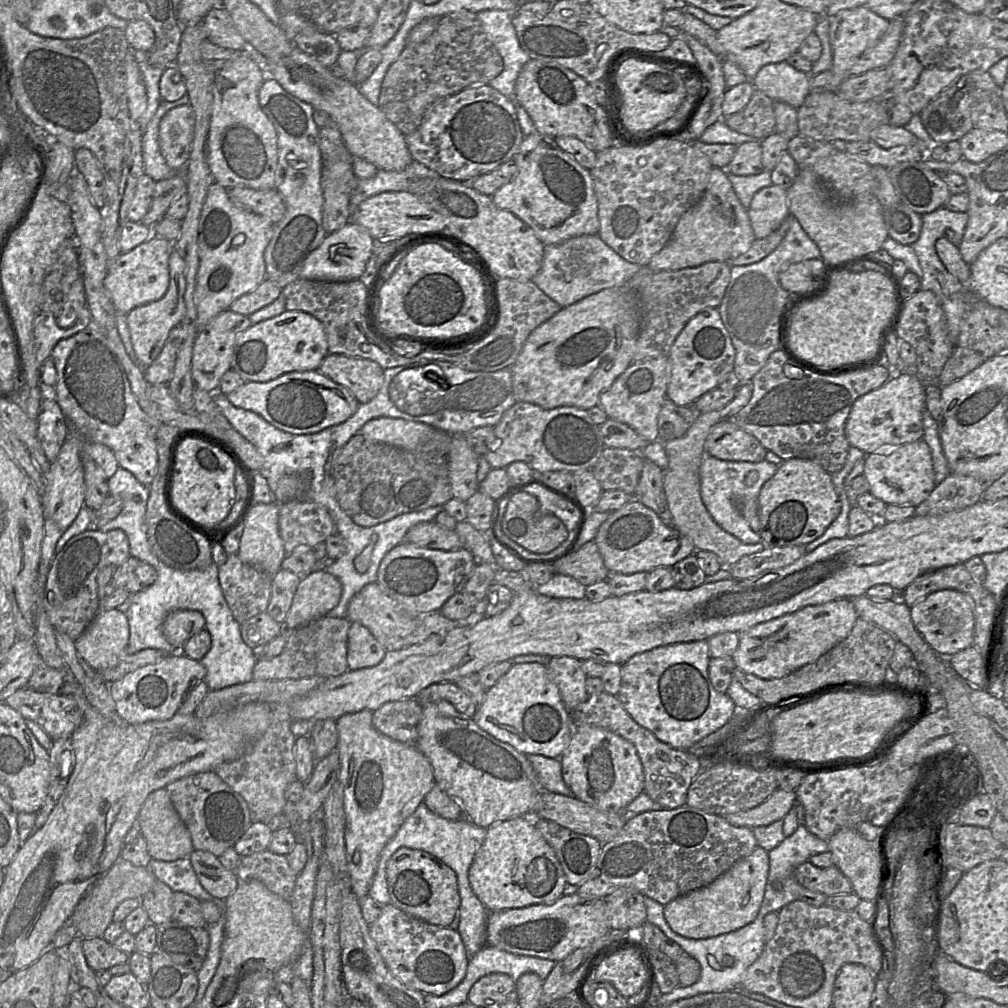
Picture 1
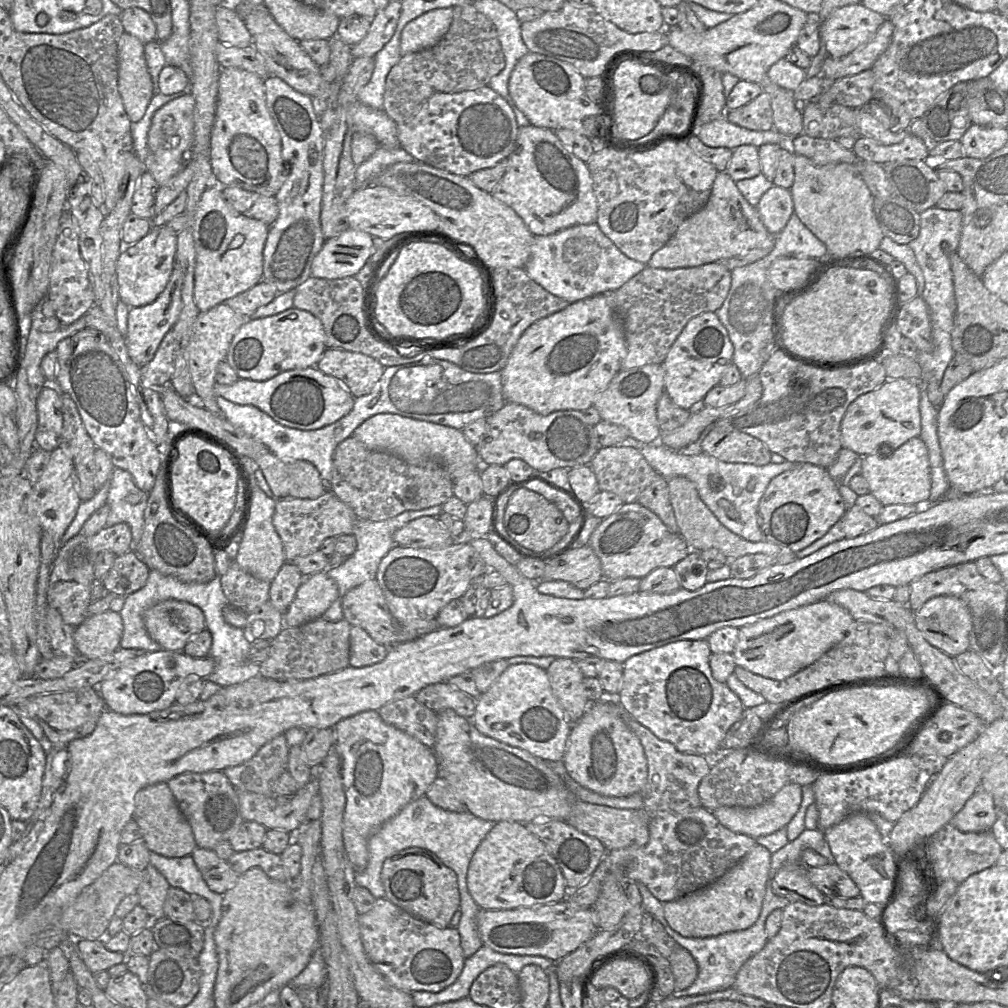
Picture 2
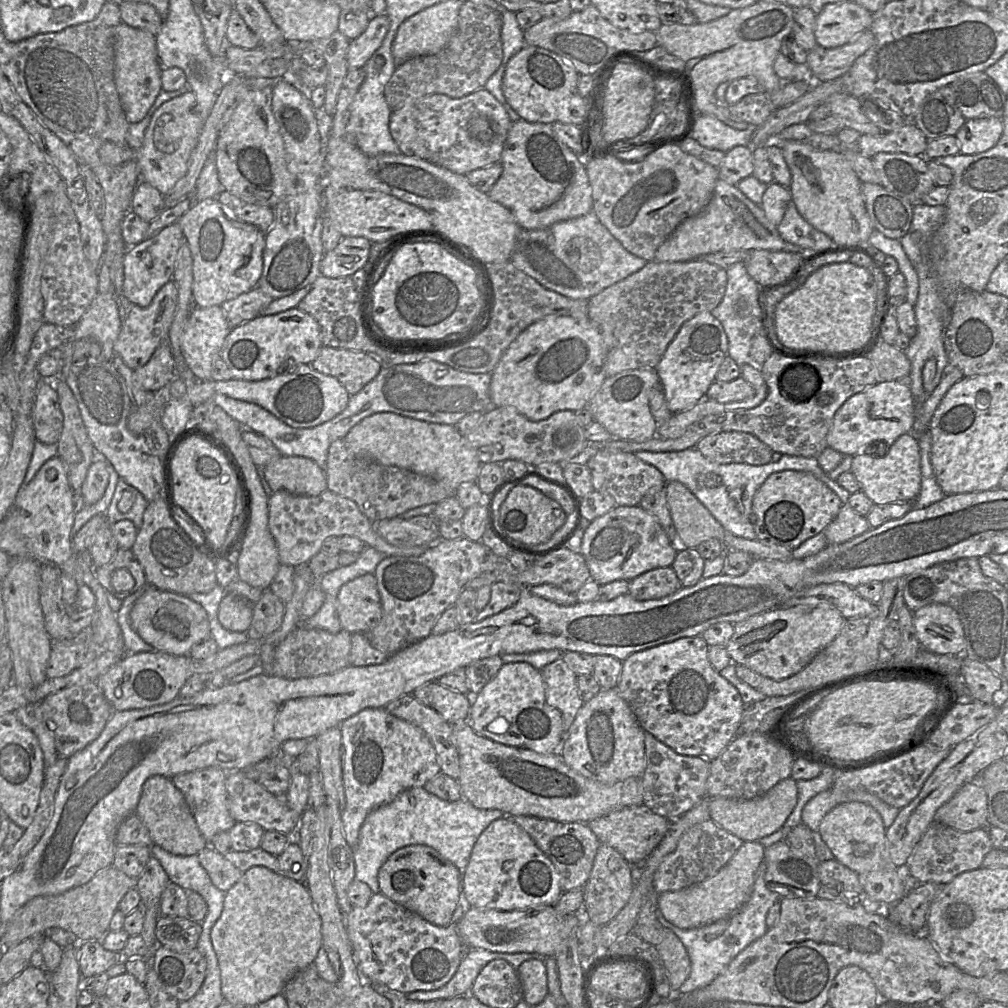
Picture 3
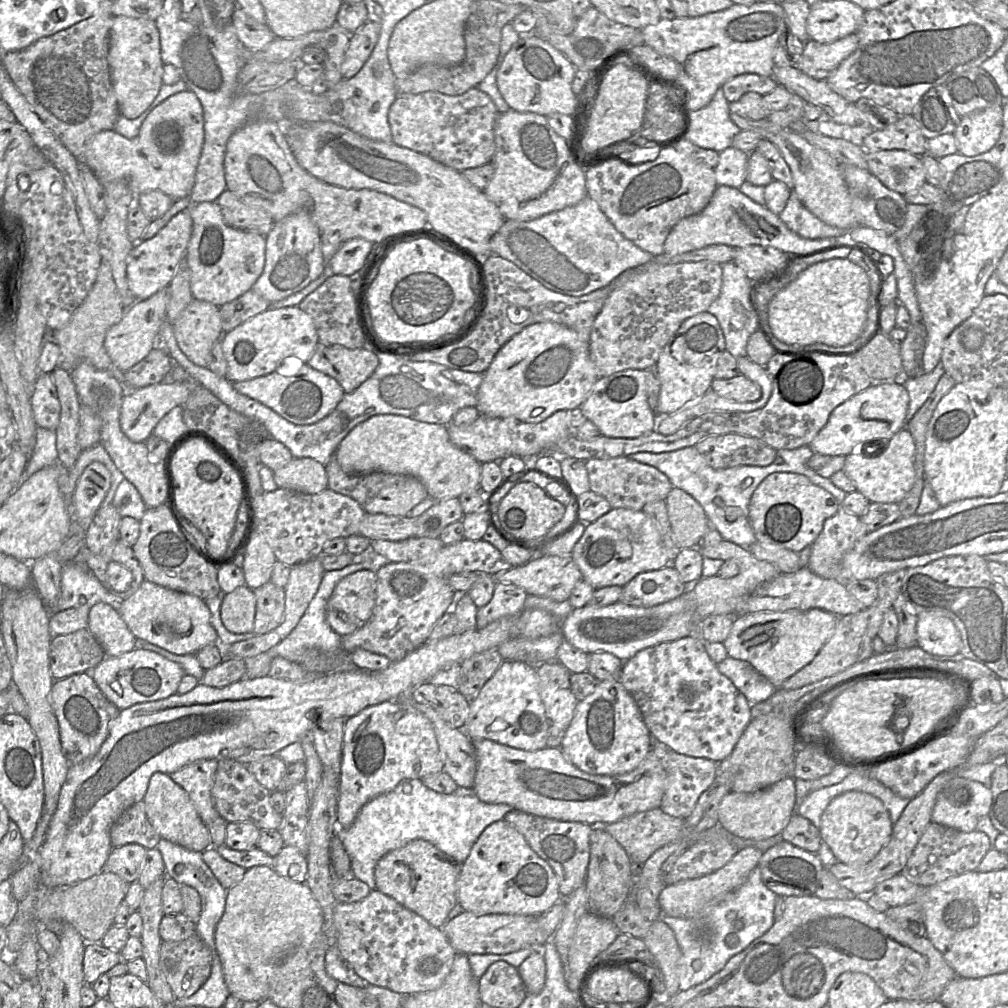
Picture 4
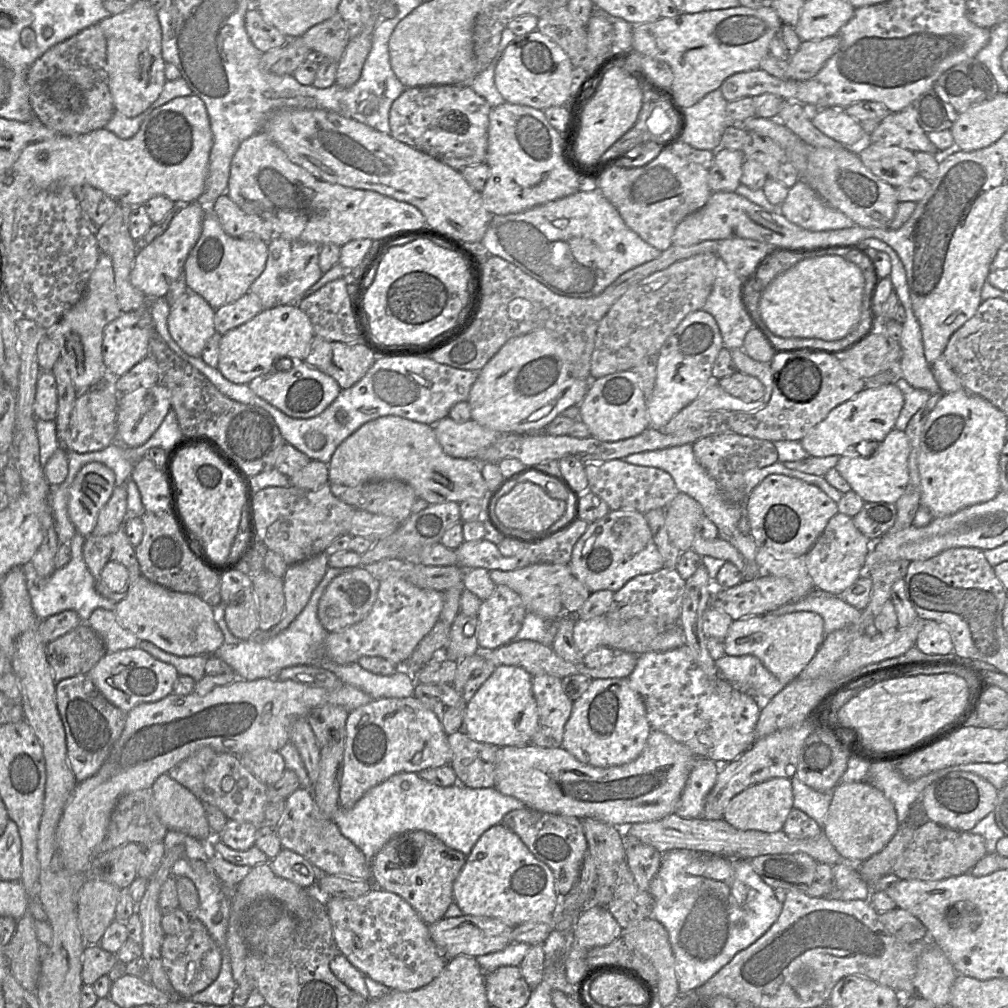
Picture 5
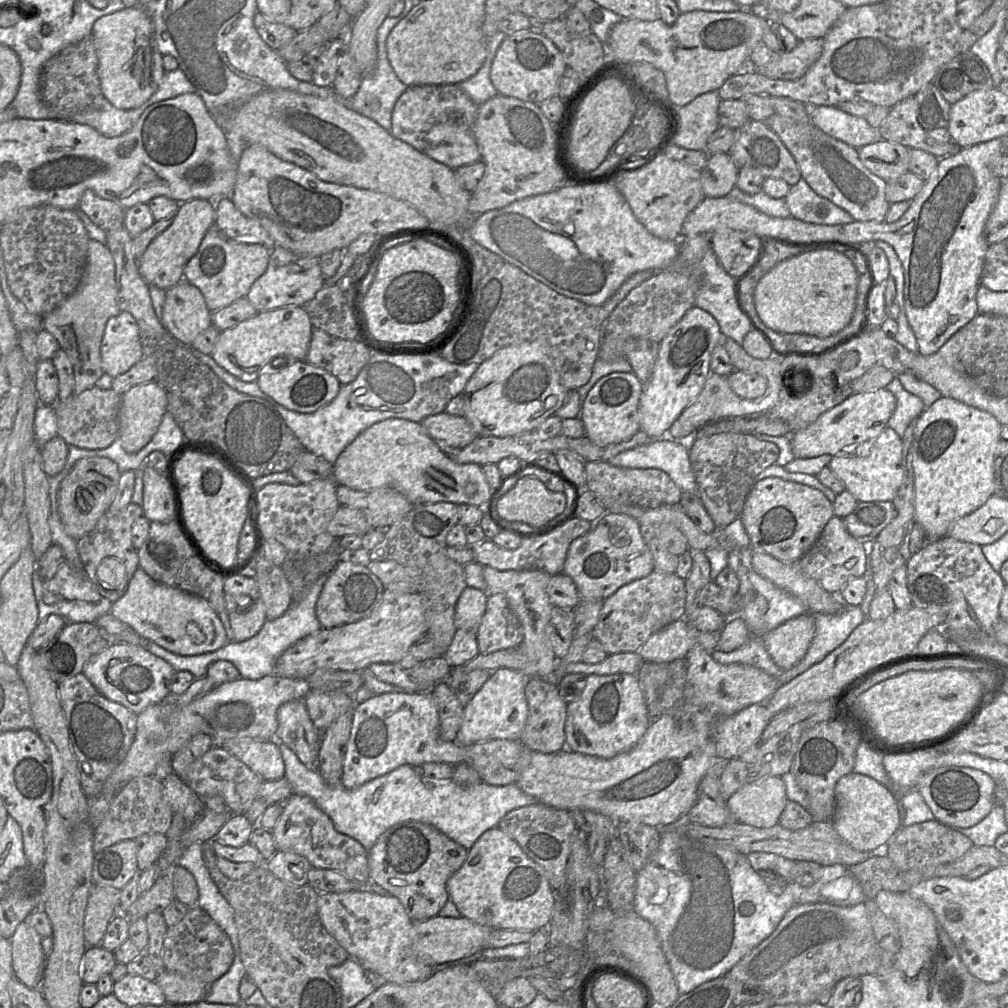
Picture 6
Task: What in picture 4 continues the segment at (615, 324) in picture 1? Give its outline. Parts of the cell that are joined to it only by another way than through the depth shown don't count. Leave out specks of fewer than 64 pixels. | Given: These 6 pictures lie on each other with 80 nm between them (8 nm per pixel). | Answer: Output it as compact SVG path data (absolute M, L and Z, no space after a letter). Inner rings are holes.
M550 321L535 323L522 329L498 351L483 374L476 408L480 415L488 417L513 417L526 423L539 423L559 410L581 407L598 379L596 366L590 357L589 342L581 340L576 331L565 325Z

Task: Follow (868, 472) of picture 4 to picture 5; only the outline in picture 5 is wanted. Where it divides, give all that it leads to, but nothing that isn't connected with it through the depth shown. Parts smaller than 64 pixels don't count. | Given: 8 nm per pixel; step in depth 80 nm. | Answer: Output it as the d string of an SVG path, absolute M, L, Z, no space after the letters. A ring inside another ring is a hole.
M893 429L882 442L873 447L872 457L863 459L859 454L866 452L868 445L860 453L847 451L838 460L835 469L848 482L852 491L857 493L864 502L886 502L895 504L903 495L909 482L908 459L910 444L905 431Z

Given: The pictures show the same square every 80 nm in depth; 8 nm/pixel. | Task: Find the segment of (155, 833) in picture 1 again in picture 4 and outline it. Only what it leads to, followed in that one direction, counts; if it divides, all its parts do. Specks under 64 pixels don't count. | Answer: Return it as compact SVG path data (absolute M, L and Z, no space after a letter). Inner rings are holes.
M156 772L151 776L143 802L148 820L161 839L196 852L212 846L209 828L199 817L188 793L168 774Z

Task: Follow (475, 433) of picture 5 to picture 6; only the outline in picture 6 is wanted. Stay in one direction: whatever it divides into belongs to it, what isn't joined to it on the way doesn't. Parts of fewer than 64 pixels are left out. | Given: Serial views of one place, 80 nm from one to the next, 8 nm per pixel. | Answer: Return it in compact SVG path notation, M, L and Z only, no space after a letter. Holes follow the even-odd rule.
M447 412L430 415L421 425L437 446L446 454L457 452L477 438L464 416Z

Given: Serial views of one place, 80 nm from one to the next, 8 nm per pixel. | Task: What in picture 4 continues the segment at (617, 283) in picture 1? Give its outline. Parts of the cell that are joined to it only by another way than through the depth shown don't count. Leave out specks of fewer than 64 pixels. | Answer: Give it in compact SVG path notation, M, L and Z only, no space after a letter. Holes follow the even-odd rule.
M589 196L573 206L530 221L505 219L490 240L490 252L511 261L547 289L575 297L606 287L624 271L643 265L654 257L625 238Z

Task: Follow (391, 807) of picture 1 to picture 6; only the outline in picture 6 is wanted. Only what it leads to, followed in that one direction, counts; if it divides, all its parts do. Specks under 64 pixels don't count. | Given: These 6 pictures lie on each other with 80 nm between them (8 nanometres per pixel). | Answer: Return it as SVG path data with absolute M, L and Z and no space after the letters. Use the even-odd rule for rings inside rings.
M398 691L374 695L368 700L356 704L352 716L352 727L346 746L341 778L341 785L346 789L359 787L403 764L408 764L412 767L428 762L456 765L465 760L465 746L460 745L457 740L448 742L440 738L440 720L437 704L430 692Z

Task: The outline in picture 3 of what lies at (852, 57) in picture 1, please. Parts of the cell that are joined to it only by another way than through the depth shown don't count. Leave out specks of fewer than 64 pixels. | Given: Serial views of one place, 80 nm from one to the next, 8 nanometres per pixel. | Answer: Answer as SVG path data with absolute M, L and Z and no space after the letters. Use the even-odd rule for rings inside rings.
M854 1L830 3L816 15L816 42L823 48L836 48L870 29L871 24L872 13Z

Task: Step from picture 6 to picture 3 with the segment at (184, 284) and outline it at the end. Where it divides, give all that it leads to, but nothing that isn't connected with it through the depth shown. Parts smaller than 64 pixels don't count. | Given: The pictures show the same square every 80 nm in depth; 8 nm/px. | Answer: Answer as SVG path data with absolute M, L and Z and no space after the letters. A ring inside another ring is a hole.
M222 306L196 307L193 310L182 333L181 351L185 365L196 378L213 380L213 363L221 357L230 331Z

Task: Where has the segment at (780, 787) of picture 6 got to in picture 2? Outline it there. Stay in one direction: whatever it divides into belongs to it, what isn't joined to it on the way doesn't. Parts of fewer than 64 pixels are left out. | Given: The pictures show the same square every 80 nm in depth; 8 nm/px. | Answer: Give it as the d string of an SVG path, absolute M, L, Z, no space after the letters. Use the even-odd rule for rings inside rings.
M788 782L760 806L719 807L712 813L729 830L756 839L786 827L797 813L801 800L802 786Z

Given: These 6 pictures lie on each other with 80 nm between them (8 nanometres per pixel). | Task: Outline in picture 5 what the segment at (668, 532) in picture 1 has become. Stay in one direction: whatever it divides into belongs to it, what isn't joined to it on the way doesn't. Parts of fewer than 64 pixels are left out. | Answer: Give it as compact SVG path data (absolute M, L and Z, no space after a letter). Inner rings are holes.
M610 510L596 522L589 523L572 550L569 562L572 574L591 592L617 592L630 579L665 567L643 513L634 510Z

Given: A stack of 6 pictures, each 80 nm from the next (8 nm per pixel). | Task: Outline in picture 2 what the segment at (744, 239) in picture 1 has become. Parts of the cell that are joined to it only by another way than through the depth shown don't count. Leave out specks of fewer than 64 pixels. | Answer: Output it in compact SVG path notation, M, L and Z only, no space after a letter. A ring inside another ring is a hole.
M720 171L717 173L717 176L715 178L715 181L712 187L711 195L706 205L701 210L694 213L687 219L685 219L681 223L681 225L678 227L676 233L670 238L670 240L662 248L660 248L658 251L656 251L652 255L651 259L646 265L648 267L661 268L661 269L678 269L678 268L687 268L687 267L698 267L698 266L702 266L707 263L718 262L719 260L722 260L725 258L731 258L731 257L746 254L750 250L760 247L761 243L765 242L770 236L776 236L776 235L770 235L770 233L767 231L767 229L765 228L765 226L760 220L756 207L753 207L752 205L750 205L748 201L743 197L743 195L741 194L741 192L736 186L736 182L732 180L729 174L726 171Z

